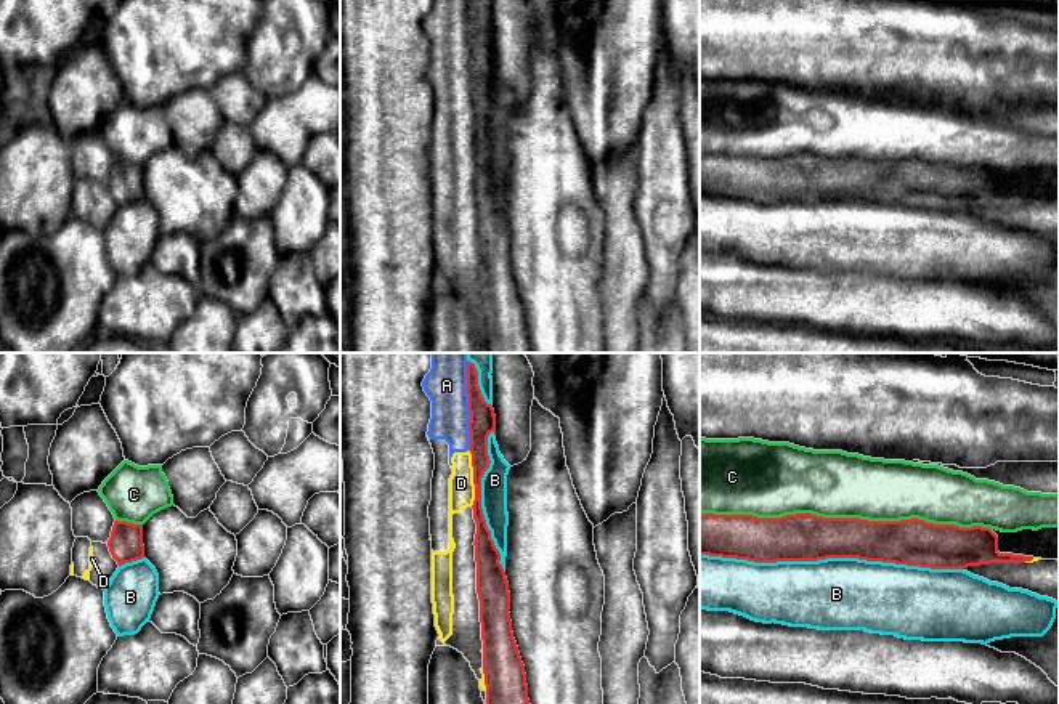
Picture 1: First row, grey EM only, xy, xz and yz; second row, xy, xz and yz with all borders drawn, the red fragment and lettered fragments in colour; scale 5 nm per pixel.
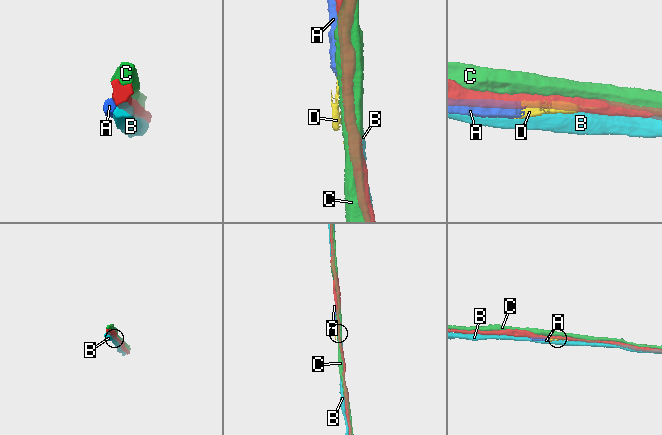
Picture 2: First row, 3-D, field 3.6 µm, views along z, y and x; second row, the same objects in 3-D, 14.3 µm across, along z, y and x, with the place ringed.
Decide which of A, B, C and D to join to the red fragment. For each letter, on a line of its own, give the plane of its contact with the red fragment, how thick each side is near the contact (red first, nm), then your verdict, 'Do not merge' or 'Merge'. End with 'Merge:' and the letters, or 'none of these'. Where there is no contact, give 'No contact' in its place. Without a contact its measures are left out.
A: Touches red in xz. Thickness 130 nm (red) against 200 nm. Do not merge
B: Touches red in yz. Thickness 240 nm (red) against 360 nm. Do not merge
C: Touches red in yz. Thickness 240 nm (red) against 340 nm. Do not merge
D: Touches red in xz. Thickness 100 nm (red) against 130 nm. Do not merge
Merge: none of these

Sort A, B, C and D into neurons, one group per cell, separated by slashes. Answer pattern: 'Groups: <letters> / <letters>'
Groups: A D / B / C

